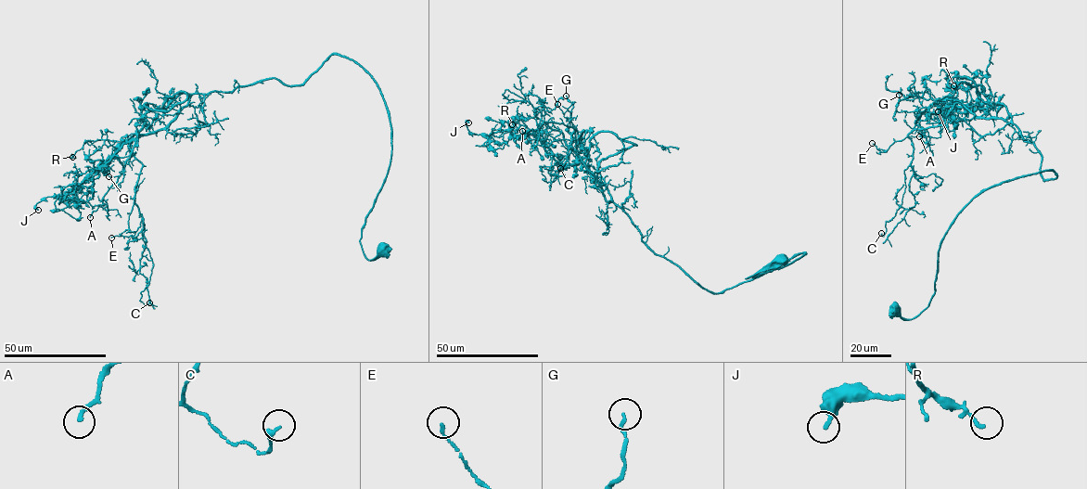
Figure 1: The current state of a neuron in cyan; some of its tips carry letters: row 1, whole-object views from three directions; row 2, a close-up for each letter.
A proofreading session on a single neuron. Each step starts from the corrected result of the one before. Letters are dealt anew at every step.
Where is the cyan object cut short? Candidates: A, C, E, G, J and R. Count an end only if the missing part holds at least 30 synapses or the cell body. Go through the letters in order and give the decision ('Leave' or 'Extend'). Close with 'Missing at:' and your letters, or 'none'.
A: Leave
C: Leave
E: Leave
G: Leave
J: Leave
R: Leave
Missing at: none

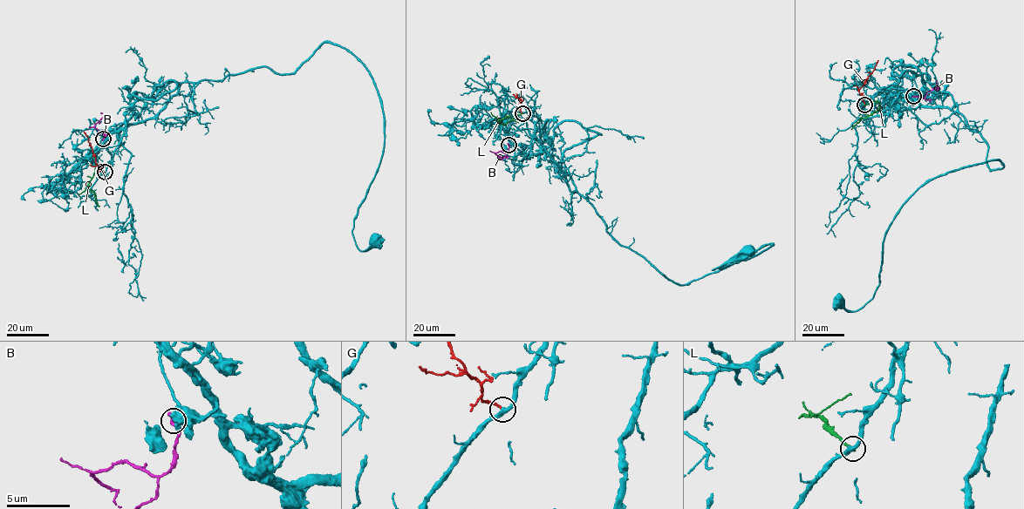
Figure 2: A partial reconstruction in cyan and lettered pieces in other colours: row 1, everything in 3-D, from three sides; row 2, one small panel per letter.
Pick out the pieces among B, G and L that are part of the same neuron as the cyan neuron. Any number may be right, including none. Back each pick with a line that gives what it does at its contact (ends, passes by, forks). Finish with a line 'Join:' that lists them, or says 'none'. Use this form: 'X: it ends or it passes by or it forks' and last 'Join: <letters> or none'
Join: none

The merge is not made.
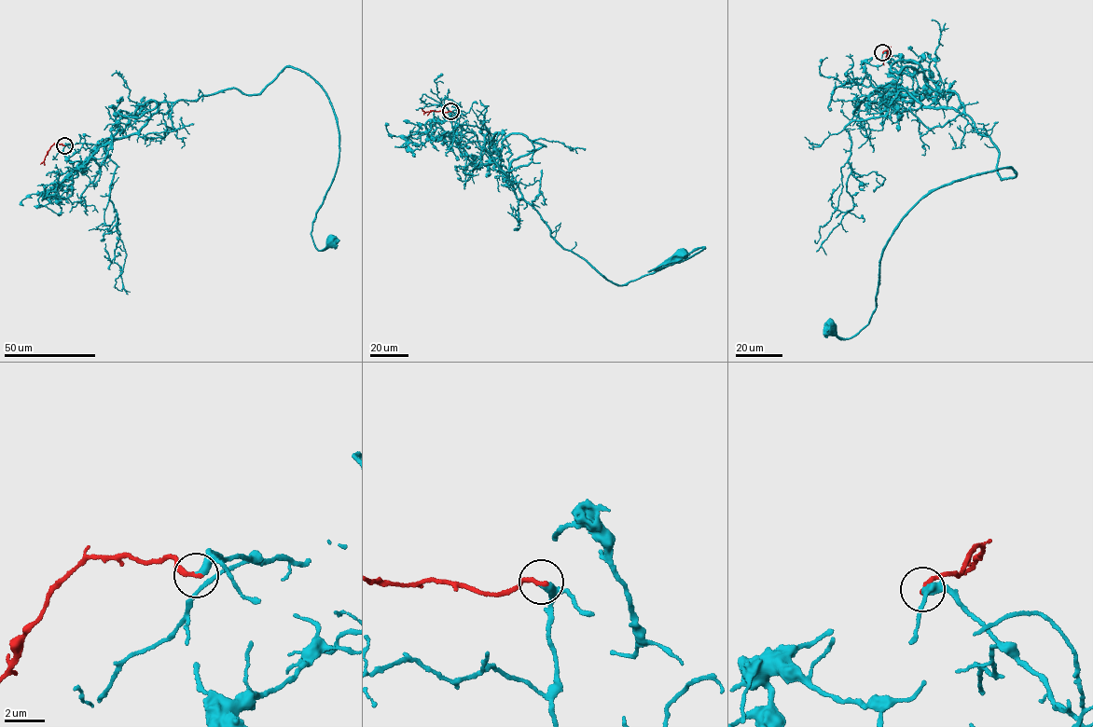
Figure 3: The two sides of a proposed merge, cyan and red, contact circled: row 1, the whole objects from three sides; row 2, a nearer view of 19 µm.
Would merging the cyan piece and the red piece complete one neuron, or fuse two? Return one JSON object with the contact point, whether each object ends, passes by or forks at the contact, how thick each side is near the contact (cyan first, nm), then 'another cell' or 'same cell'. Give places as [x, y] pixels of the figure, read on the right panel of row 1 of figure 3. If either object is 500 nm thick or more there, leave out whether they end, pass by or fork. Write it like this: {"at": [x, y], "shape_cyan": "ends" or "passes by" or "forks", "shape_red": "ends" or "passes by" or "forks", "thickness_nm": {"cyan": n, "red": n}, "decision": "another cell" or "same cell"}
{"at": [882, 52], "shape_cyan": "ends", "shape_red": "ends", "thickness_nm": {"cyan": 400, "red": 240}, "decision": "same cell"}

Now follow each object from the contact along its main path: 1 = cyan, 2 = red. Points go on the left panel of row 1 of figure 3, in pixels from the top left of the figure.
1: (64, 145), (135, 133), (161, 102), (259, 93), (294, 67), (338, 124), (311, 235), (330, 243)
2: (64, 145), (53, 145), (40, 164)

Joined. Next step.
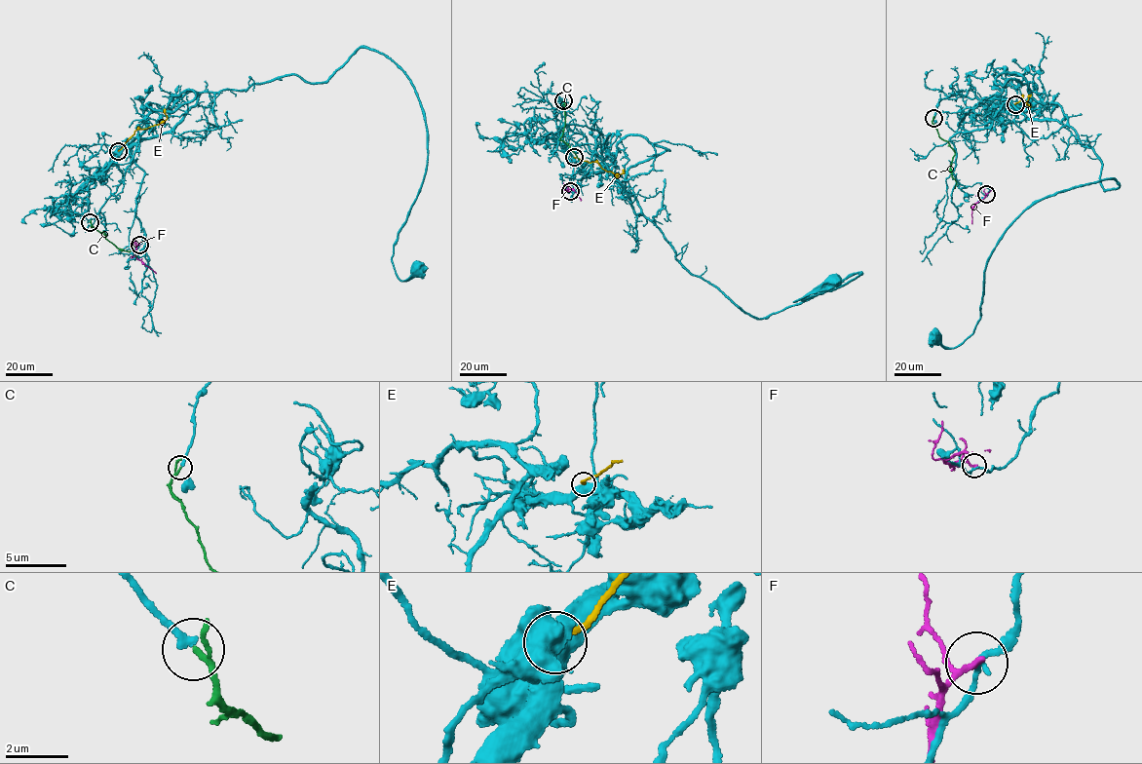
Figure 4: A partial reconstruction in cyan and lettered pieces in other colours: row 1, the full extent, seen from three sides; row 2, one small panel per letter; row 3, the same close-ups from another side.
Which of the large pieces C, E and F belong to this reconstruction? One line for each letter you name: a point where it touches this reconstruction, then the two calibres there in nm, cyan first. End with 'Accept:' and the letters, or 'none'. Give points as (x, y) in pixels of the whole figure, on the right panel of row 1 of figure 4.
C: contact (933, 118); calibres 240 and 130 nm
Accept: C

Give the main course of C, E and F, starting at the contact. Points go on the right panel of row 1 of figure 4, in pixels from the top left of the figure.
C: (933, 118), (932, 122), (939, 136), (948, 143), (955, 154), (950, 169), (956, 181), (955, 188)
E: (1015, 104), (1022, 96), (1027, 105), (1030, 95)
F: (986, 194), (971, 210), (972, 223)

